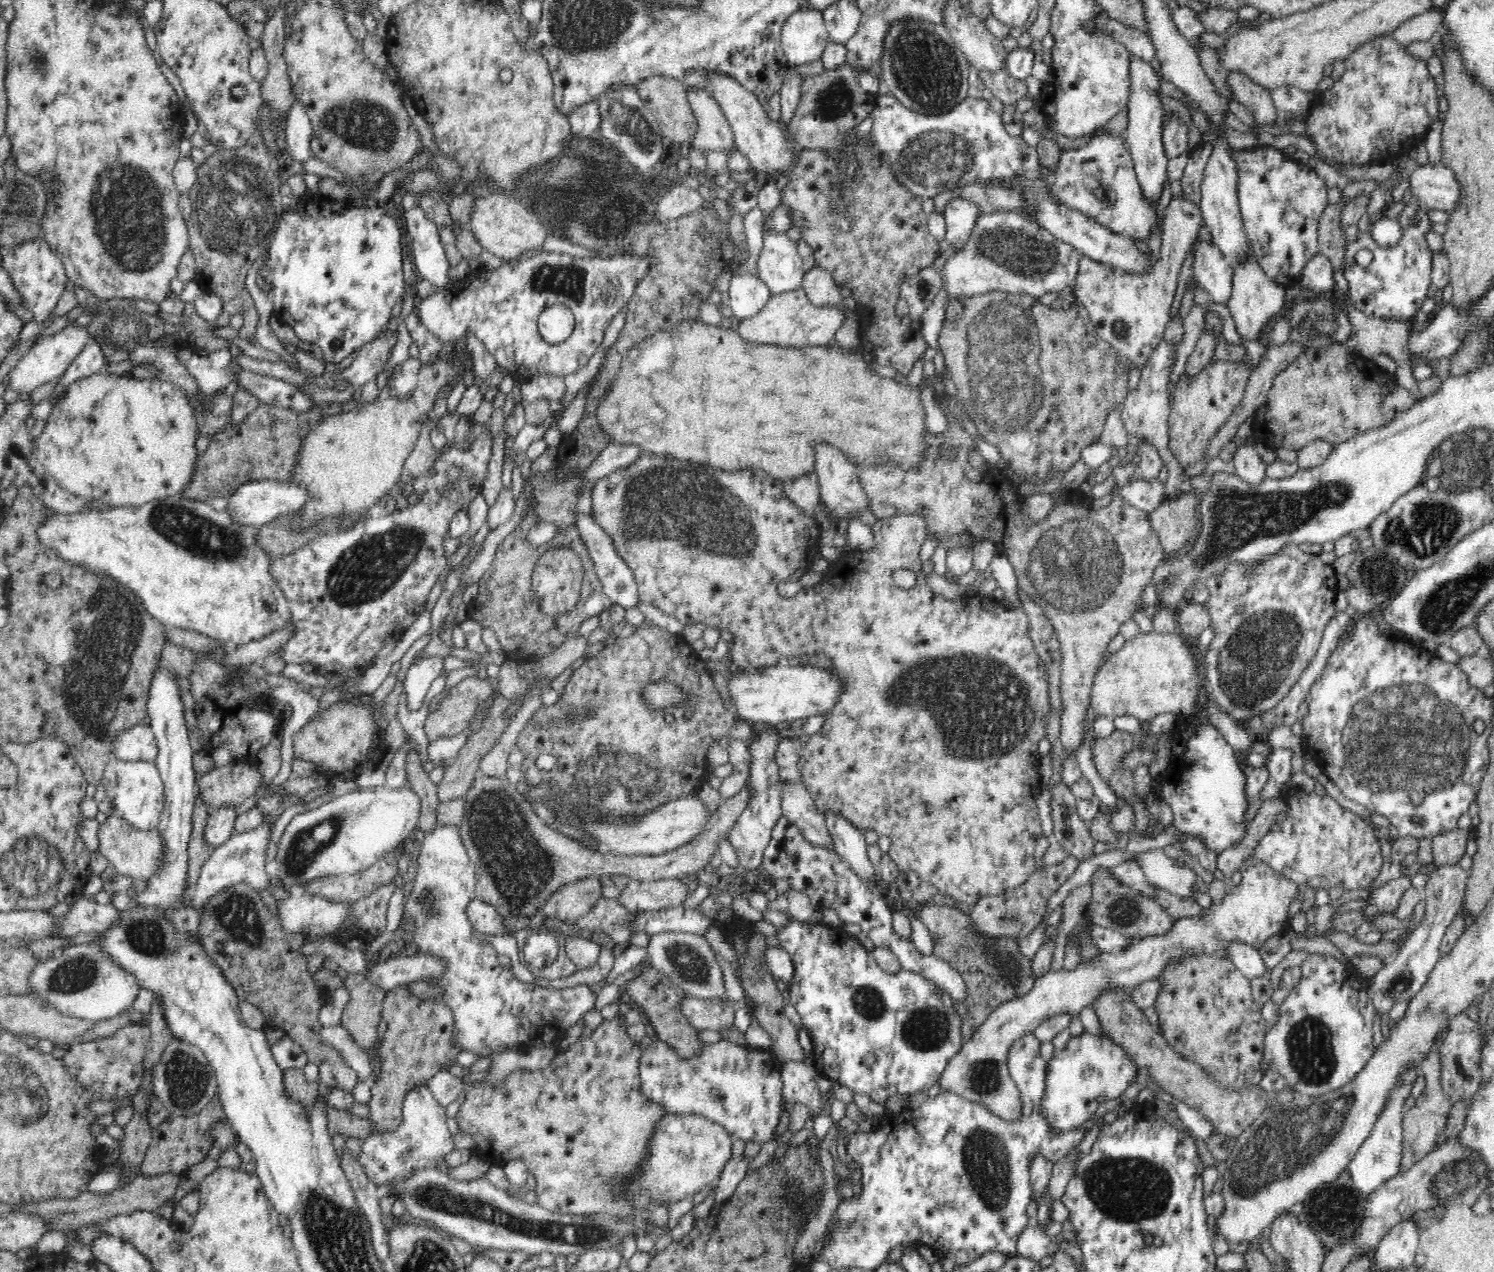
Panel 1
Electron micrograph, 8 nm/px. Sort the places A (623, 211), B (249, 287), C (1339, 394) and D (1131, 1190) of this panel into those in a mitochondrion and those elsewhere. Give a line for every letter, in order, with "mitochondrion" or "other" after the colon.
A: mitochondrion
B: other
C: other
D: mitochondrion

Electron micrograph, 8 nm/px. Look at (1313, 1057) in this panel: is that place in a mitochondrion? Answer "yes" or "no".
yes

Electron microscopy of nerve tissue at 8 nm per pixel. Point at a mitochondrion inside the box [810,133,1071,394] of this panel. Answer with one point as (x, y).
(1007, 247)

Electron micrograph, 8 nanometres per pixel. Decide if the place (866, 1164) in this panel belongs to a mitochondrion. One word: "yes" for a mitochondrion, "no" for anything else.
no

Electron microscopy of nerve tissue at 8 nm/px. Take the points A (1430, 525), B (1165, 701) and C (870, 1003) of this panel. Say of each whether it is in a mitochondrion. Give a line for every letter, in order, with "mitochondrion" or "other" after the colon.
A: mitochondrion
B: other
C: mitochondrion

